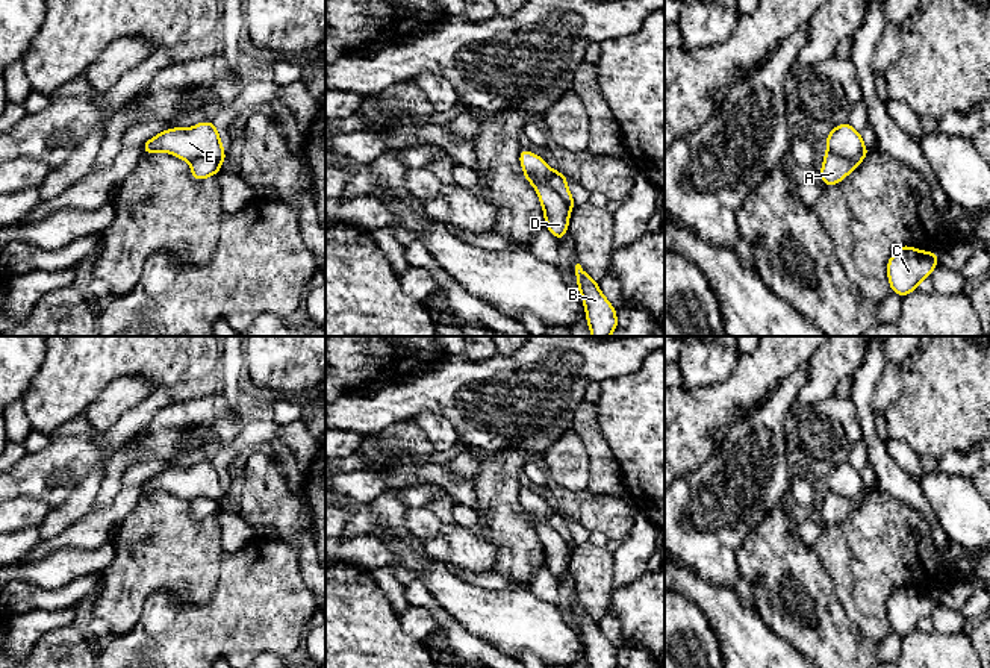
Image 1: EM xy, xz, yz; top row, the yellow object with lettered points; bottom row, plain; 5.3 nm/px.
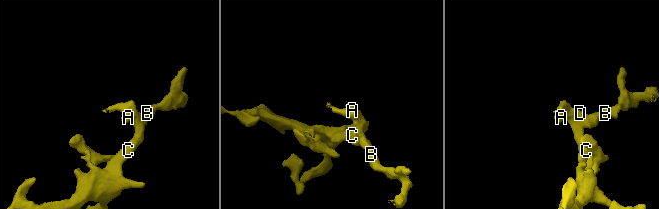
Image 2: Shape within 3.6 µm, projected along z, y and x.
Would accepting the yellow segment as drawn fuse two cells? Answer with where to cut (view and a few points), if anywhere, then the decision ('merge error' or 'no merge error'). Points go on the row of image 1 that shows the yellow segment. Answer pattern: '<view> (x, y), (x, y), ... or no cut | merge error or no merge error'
yz (865, 149), (853, 158), (839, 158), (828, 150) | merge error

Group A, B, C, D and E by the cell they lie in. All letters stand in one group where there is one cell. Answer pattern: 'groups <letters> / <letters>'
groups A B D / C E

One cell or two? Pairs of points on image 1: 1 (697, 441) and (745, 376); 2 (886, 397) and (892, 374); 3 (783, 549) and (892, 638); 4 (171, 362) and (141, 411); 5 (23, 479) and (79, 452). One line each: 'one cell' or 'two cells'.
1: one cell
2: one cell
3: two cells
4: two cells
5: one cell

